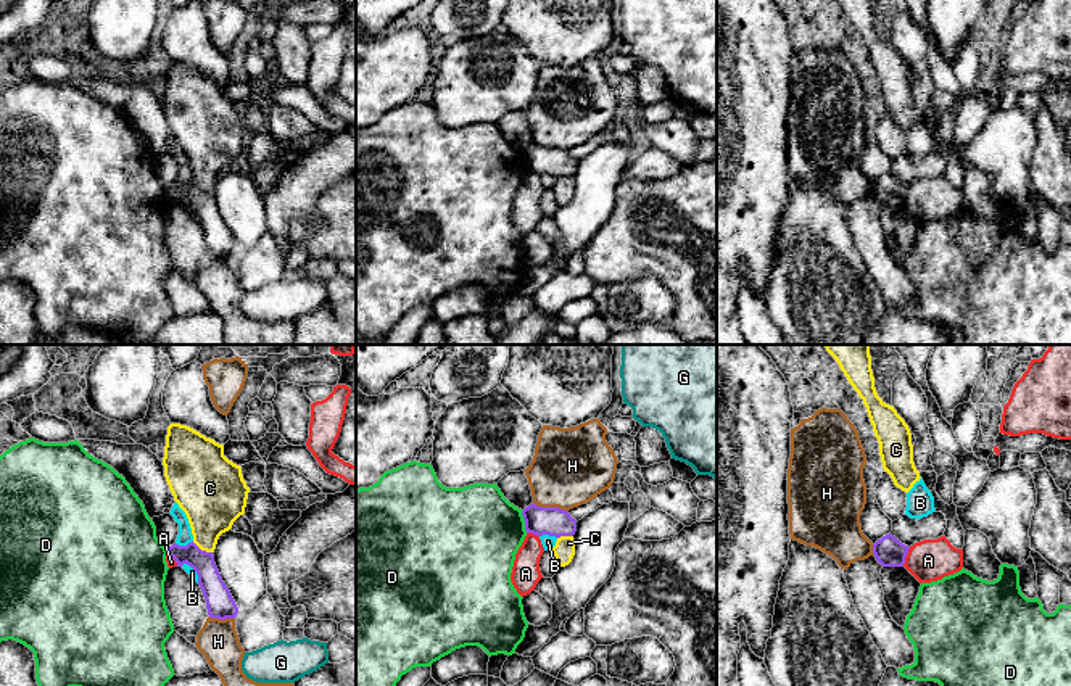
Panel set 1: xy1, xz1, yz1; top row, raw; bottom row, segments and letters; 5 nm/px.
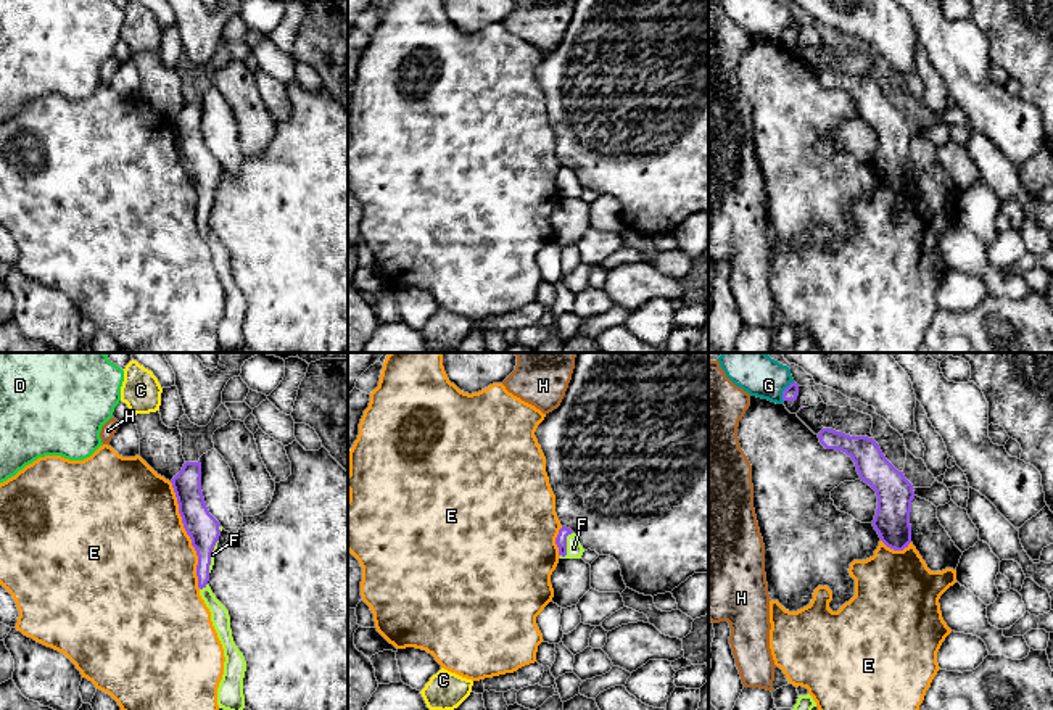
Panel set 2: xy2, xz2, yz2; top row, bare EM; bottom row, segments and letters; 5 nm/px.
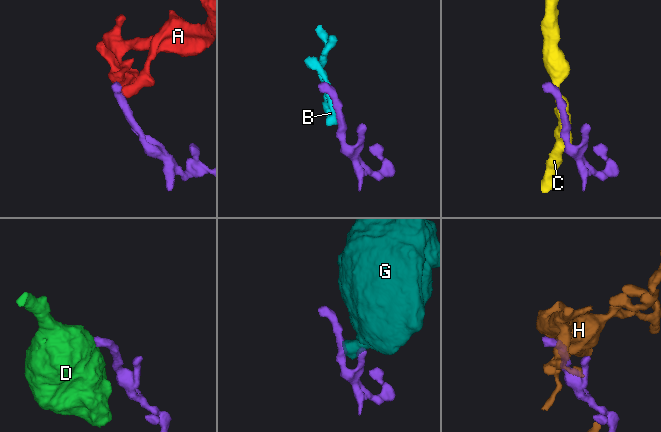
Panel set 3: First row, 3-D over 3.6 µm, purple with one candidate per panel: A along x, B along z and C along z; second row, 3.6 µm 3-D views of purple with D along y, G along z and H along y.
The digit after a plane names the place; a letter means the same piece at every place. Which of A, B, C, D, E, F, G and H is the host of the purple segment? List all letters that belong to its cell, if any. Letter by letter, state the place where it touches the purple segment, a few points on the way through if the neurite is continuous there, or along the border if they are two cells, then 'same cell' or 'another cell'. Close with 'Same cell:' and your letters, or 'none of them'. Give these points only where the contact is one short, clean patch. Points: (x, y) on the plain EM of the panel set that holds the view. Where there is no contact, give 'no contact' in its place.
A: meets purple in yz1 at (905, 195); border along yz1 (910, 187), (902, 205); another cell
B: meets purple in xy1 at (182, 185); another cell
C: meets purple in xy1 at (200, 189); border along xy1 (192, 181), (211, 192); another cell
D: meets purple in xz1 at (525, 161); border along xz1 (521, 150), (527, 171); another cell
E: meets purple in xy2 at (187, 173); another cell
F: meets purple in xz2 at (565, 184); runs through xz2 (564, 171), (565, 184), (573, 187); same cell
G: meets purple in yz2 at (783, 31); another cell
H: meets purple in xz1 at (551, 147); another cell
Same cell: F

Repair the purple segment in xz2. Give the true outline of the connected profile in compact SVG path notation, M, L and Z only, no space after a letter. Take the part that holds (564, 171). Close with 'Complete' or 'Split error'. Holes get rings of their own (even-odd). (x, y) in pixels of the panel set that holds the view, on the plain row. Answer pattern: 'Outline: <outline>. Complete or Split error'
Outline: M562 166L559 169L559 174L555 177L555 184L559 187L560 198L581 198L581 195L584 192L576 174L567 166Z. Split error

